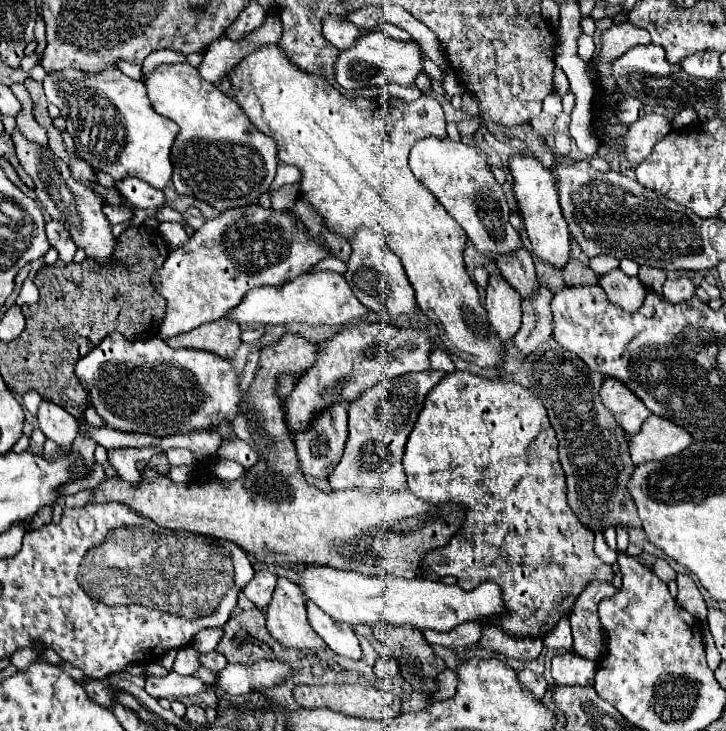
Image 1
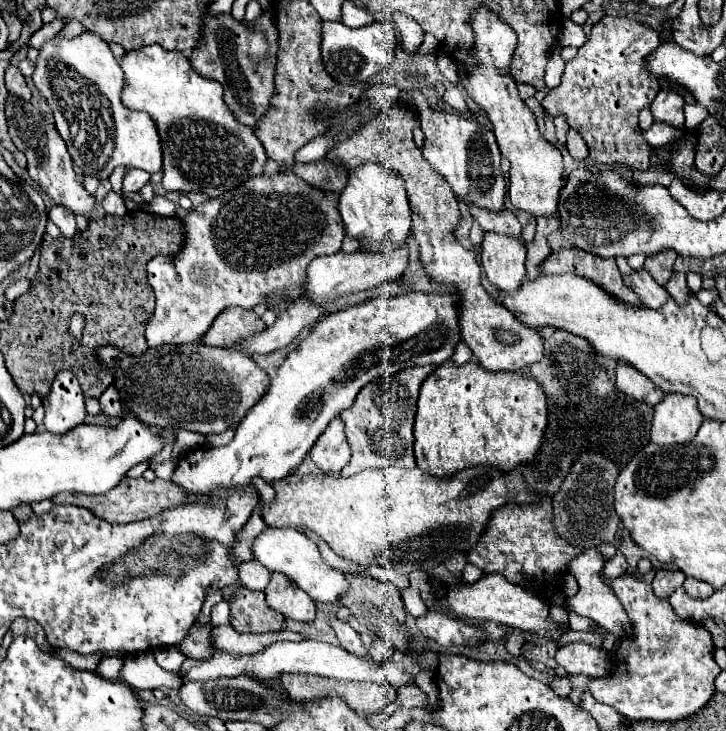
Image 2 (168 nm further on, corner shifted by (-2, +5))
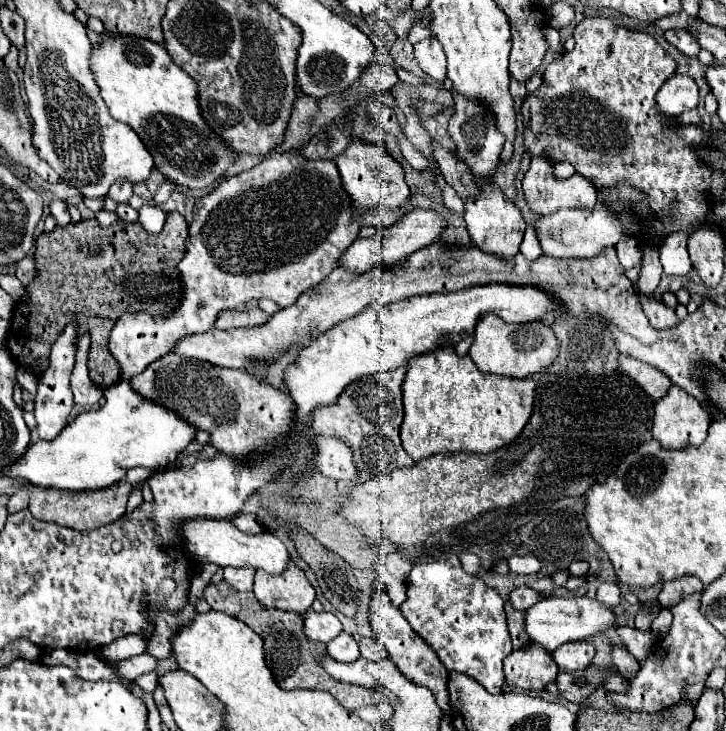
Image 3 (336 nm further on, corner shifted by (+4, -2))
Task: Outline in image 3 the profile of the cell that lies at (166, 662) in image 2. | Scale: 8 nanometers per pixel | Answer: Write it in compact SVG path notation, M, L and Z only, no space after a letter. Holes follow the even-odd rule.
M142 653L142 655L136 655L136 657L132 657L132 659L120 661L120 663L116 663L114 667L120 671L122 677L126 677L126 679L136 679L136 677L140 677L140 675L144 675L144 673L156 671L158 659L152 657L150 653Z

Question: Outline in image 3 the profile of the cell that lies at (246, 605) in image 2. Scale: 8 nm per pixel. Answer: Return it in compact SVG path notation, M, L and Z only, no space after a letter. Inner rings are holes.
M222 581L220 585L208 585L204 591L204 599L210 603L210 607L214 611L222 611L228 615L234 615L238 621L246 623L248 627L252 627L262 639L264 639L264 647L266 647L266 663L274 675L274 681L278 687L282 689L320 689L330 693L342 707L356 711L360 707L366 705L376 705L382 699L382 693L376 689L366 689L360 685L348 685L348 683L338 683L334 681L320 665L318 665L318 657L326 651L324 643L310 643L304 637L302 631L302 617L296 613L286 613L286 611L278 611L278 609L266 609L258 603L258 599L254 597L254 593L242 593L236 591L234 587L230 587L230 583Z

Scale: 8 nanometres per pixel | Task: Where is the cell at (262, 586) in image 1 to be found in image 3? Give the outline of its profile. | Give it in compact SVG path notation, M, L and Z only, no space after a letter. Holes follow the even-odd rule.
M224 567L224 579L238 591L252 591L252 583L254 583L254 569L250 567Z

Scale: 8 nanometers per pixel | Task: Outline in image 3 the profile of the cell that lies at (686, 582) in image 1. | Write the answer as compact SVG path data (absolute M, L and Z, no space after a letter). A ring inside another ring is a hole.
M686 575L686 577L674 579L674 581L666 581L664 589L658 595L658 601L660 601L662 609L670 609L670 607L678 605L686 595L700 593L702 589L704 589L704 585L702 585L702 581L698 577Z

